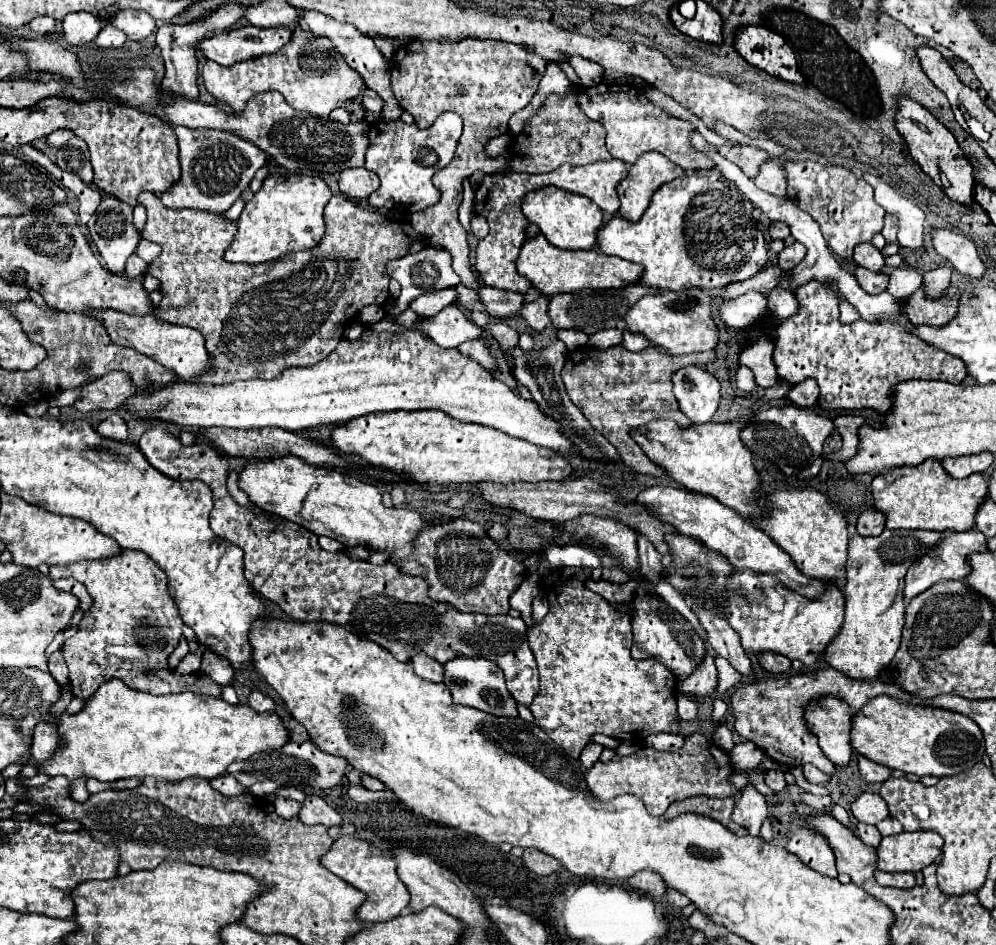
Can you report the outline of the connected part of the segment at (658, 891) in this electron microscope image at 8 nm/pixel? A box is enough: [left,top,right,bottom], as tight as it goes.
[629,871,667,899]

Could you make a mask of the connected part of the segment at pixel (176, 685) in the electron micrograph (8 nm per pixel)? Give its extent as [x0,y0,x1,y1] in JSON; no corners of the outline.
[51,551,189,699]

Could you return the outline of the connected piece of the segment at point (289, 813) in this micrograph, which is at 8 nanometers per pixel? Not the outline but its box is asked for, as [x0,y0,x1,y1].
[273,797,301,819]

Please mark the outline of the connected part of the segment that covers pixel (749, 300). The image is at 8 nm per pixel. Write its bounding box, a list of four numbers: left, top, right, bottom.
[717,291,767,329]

